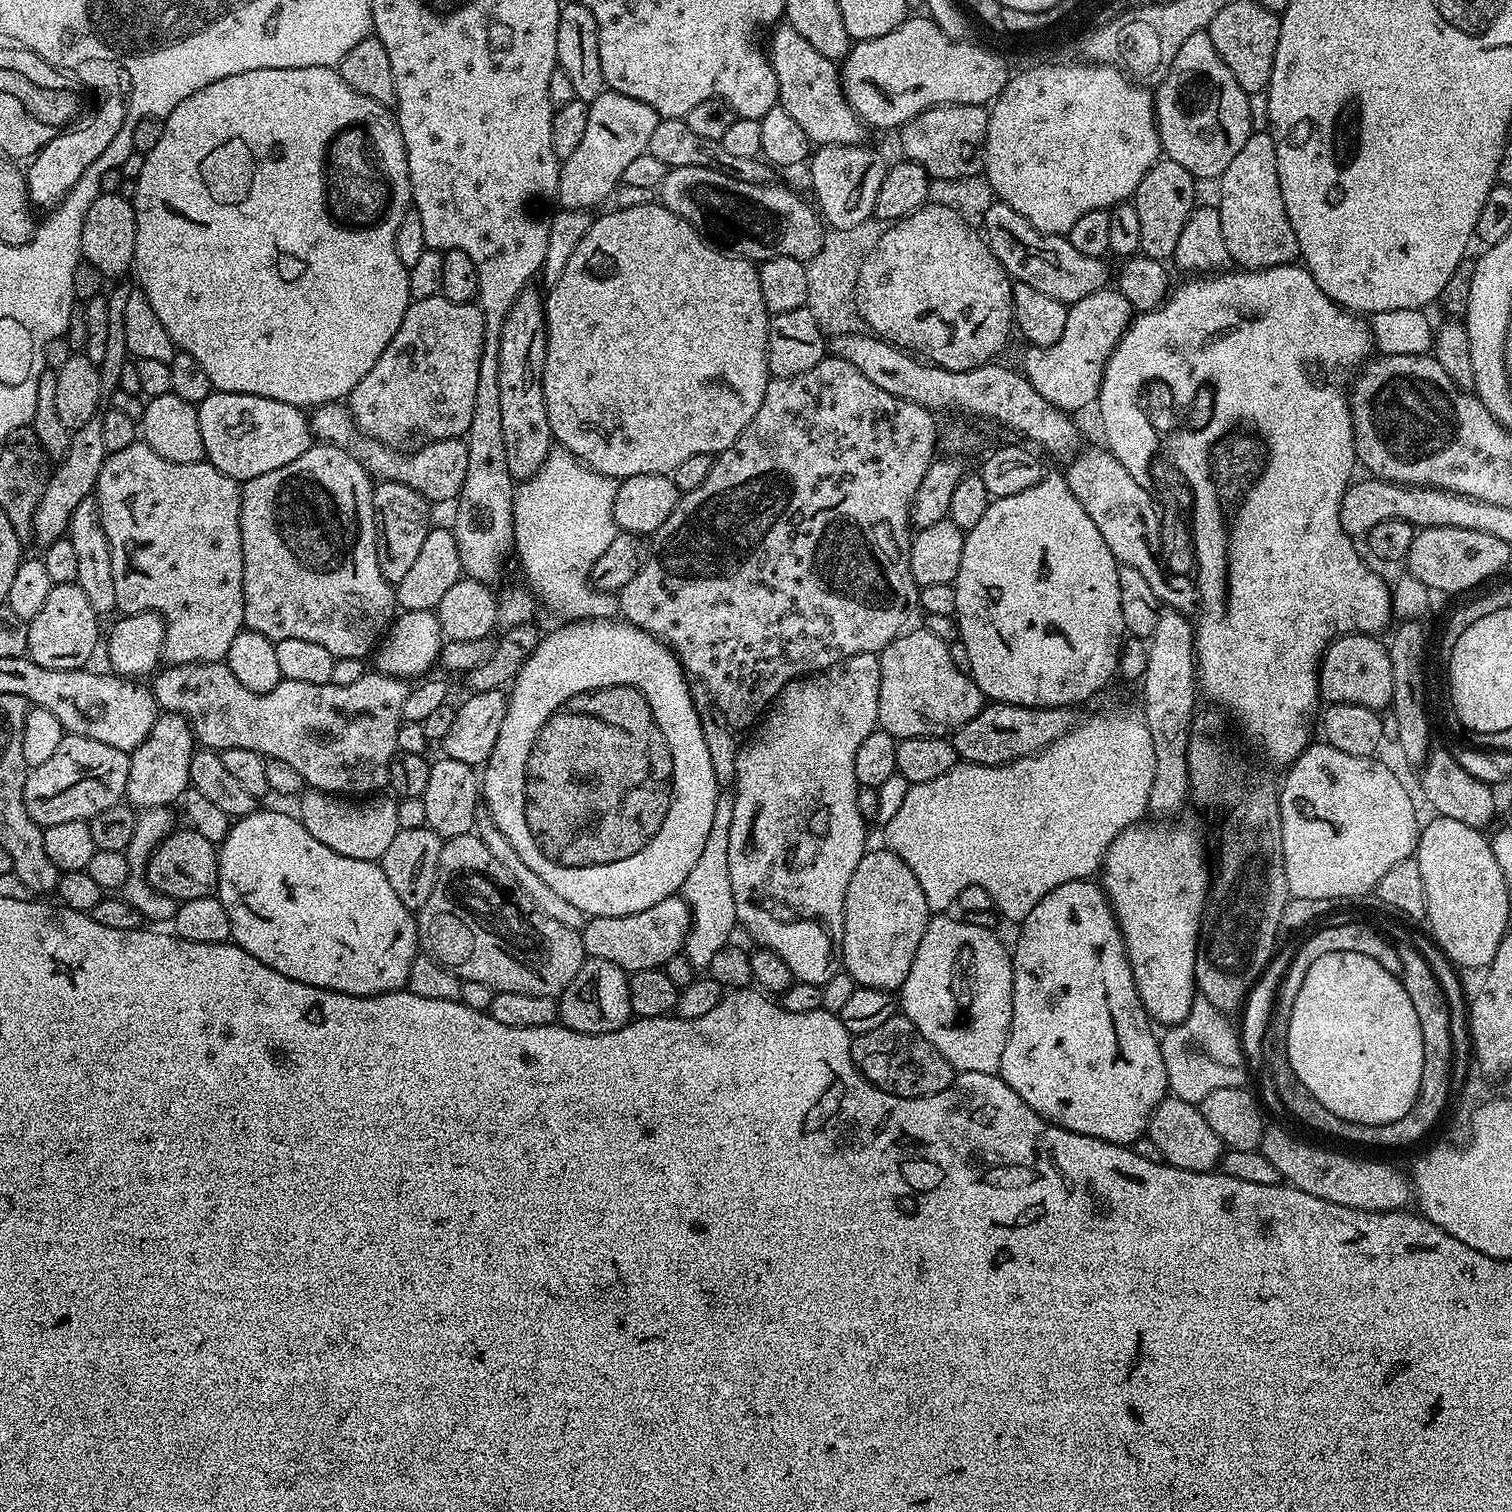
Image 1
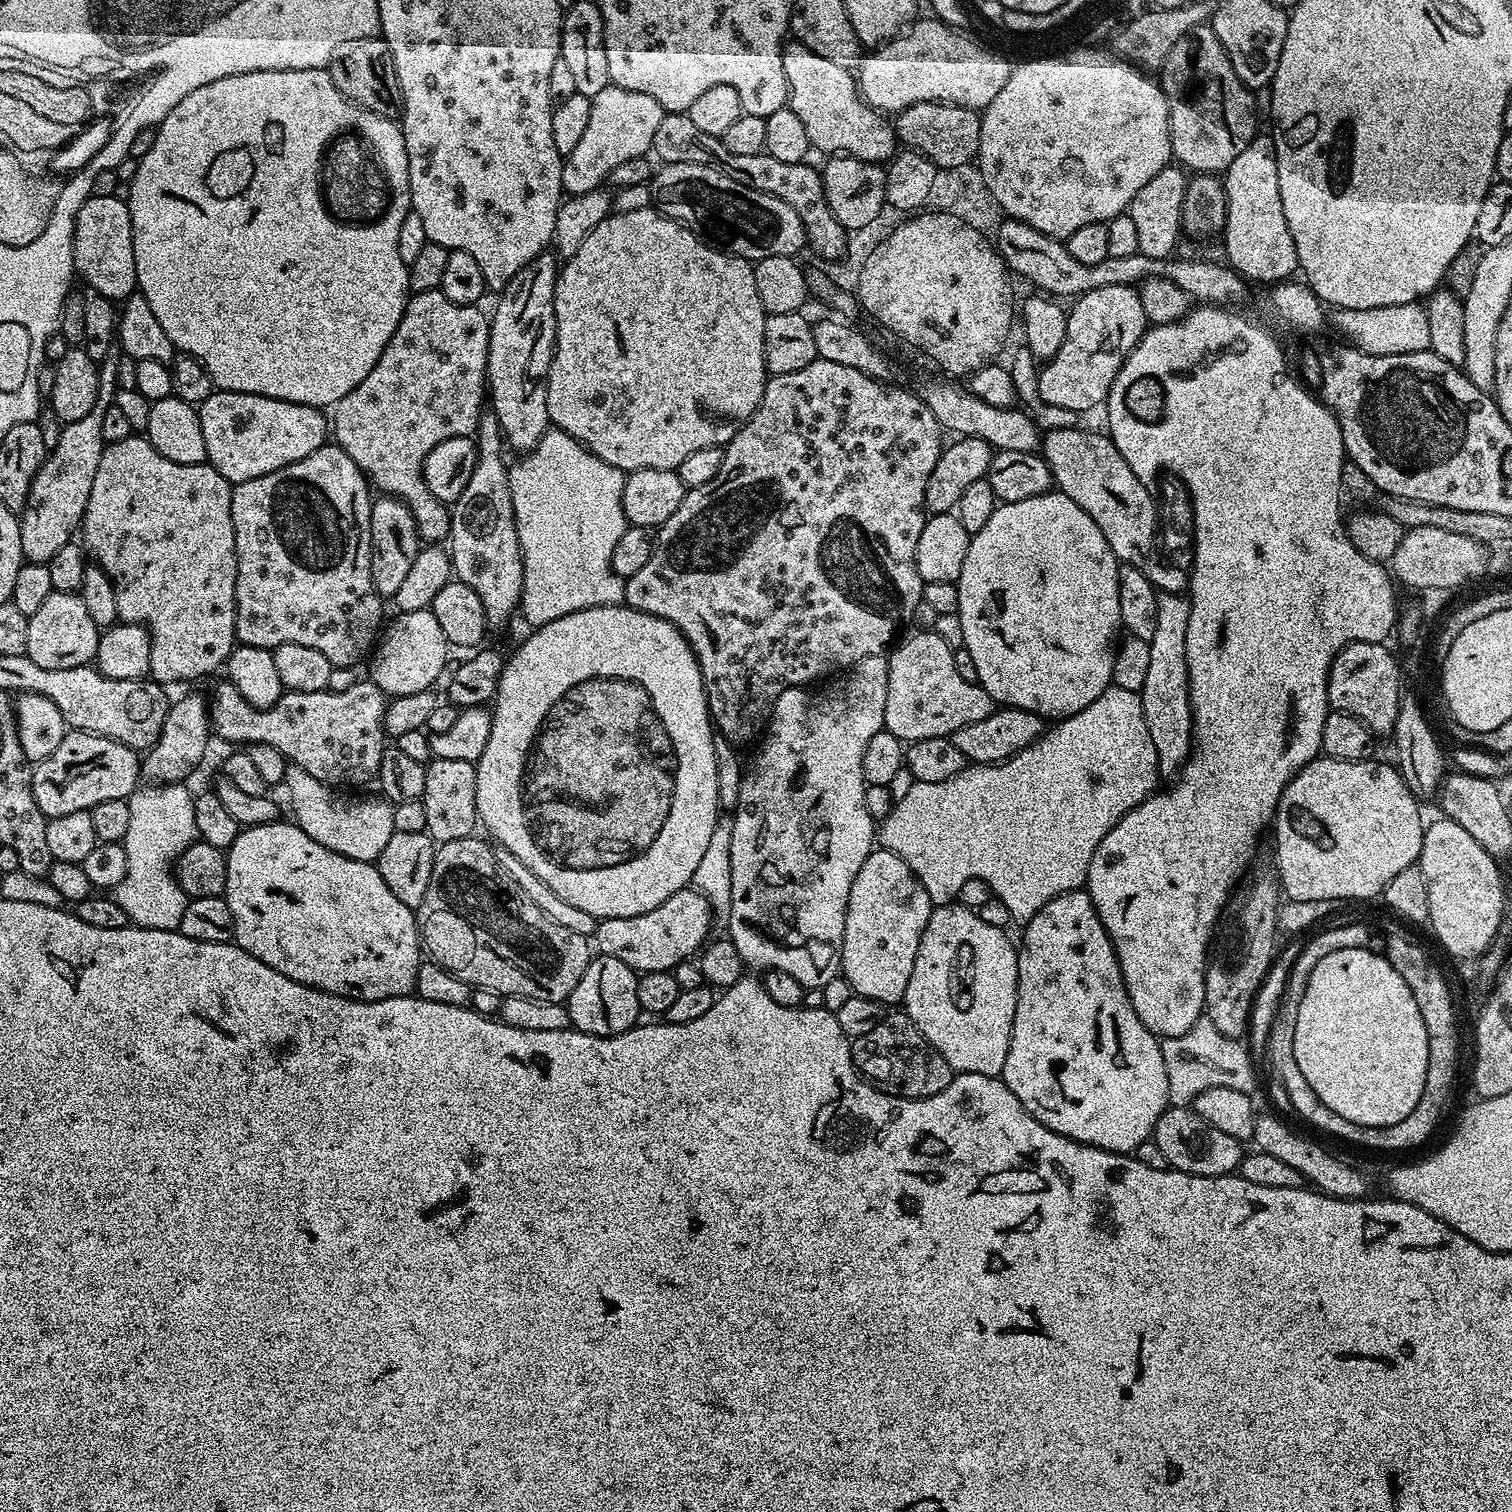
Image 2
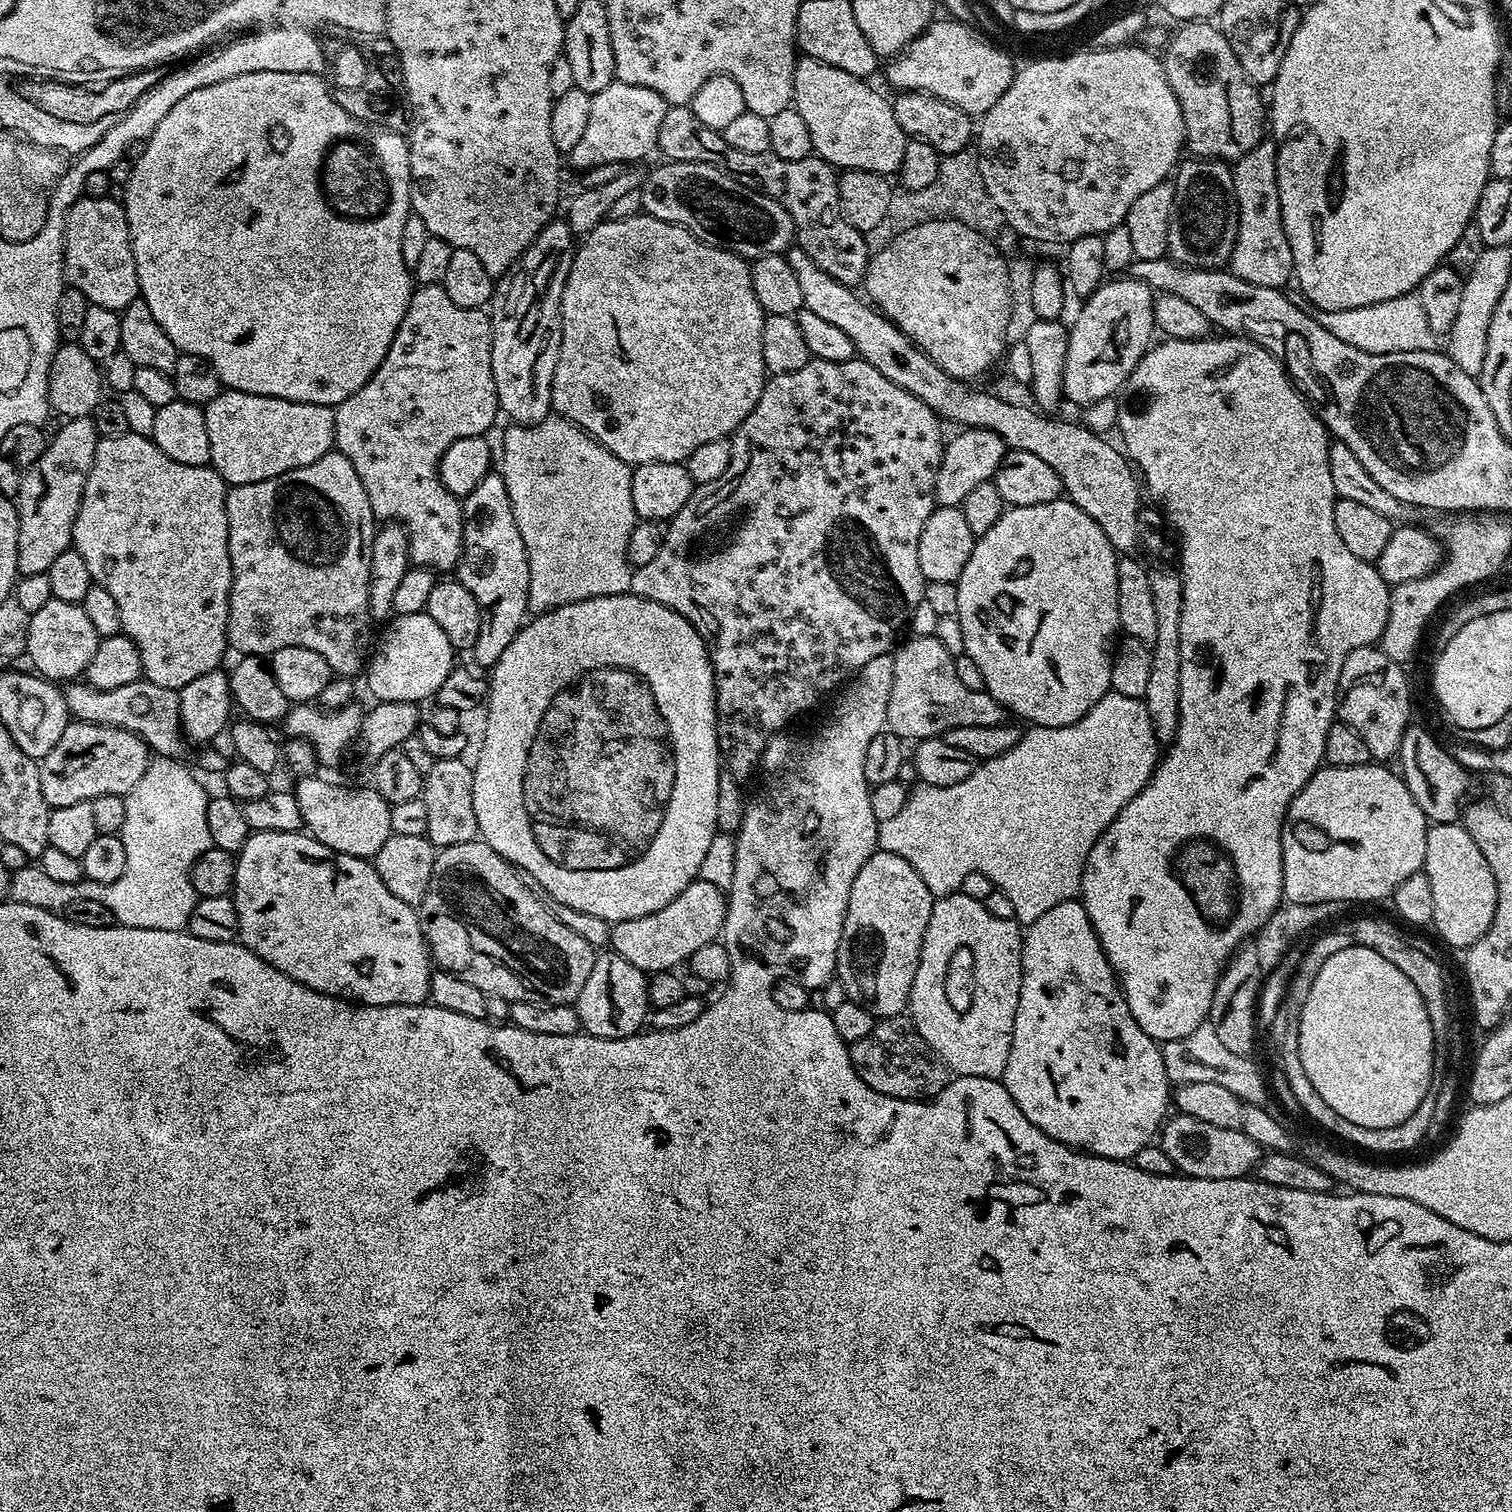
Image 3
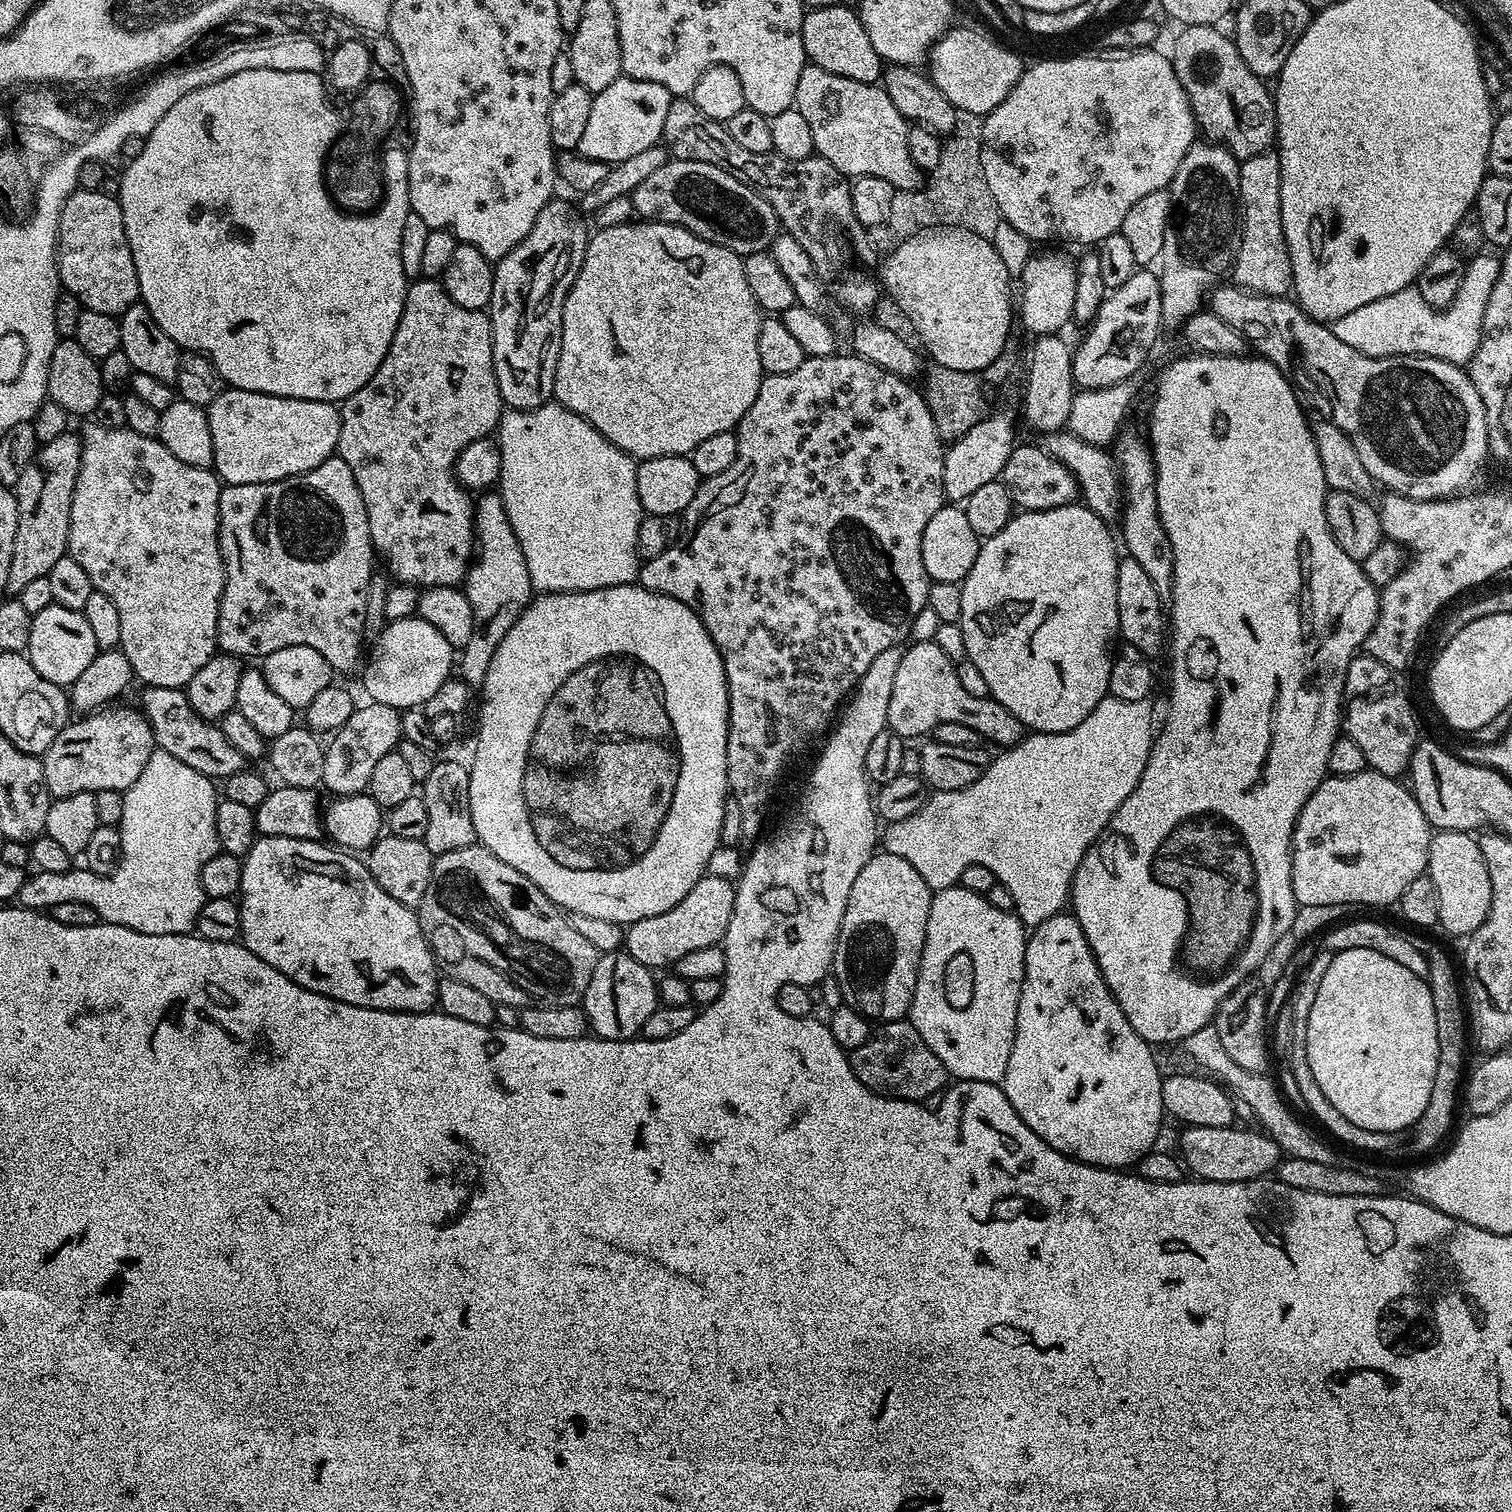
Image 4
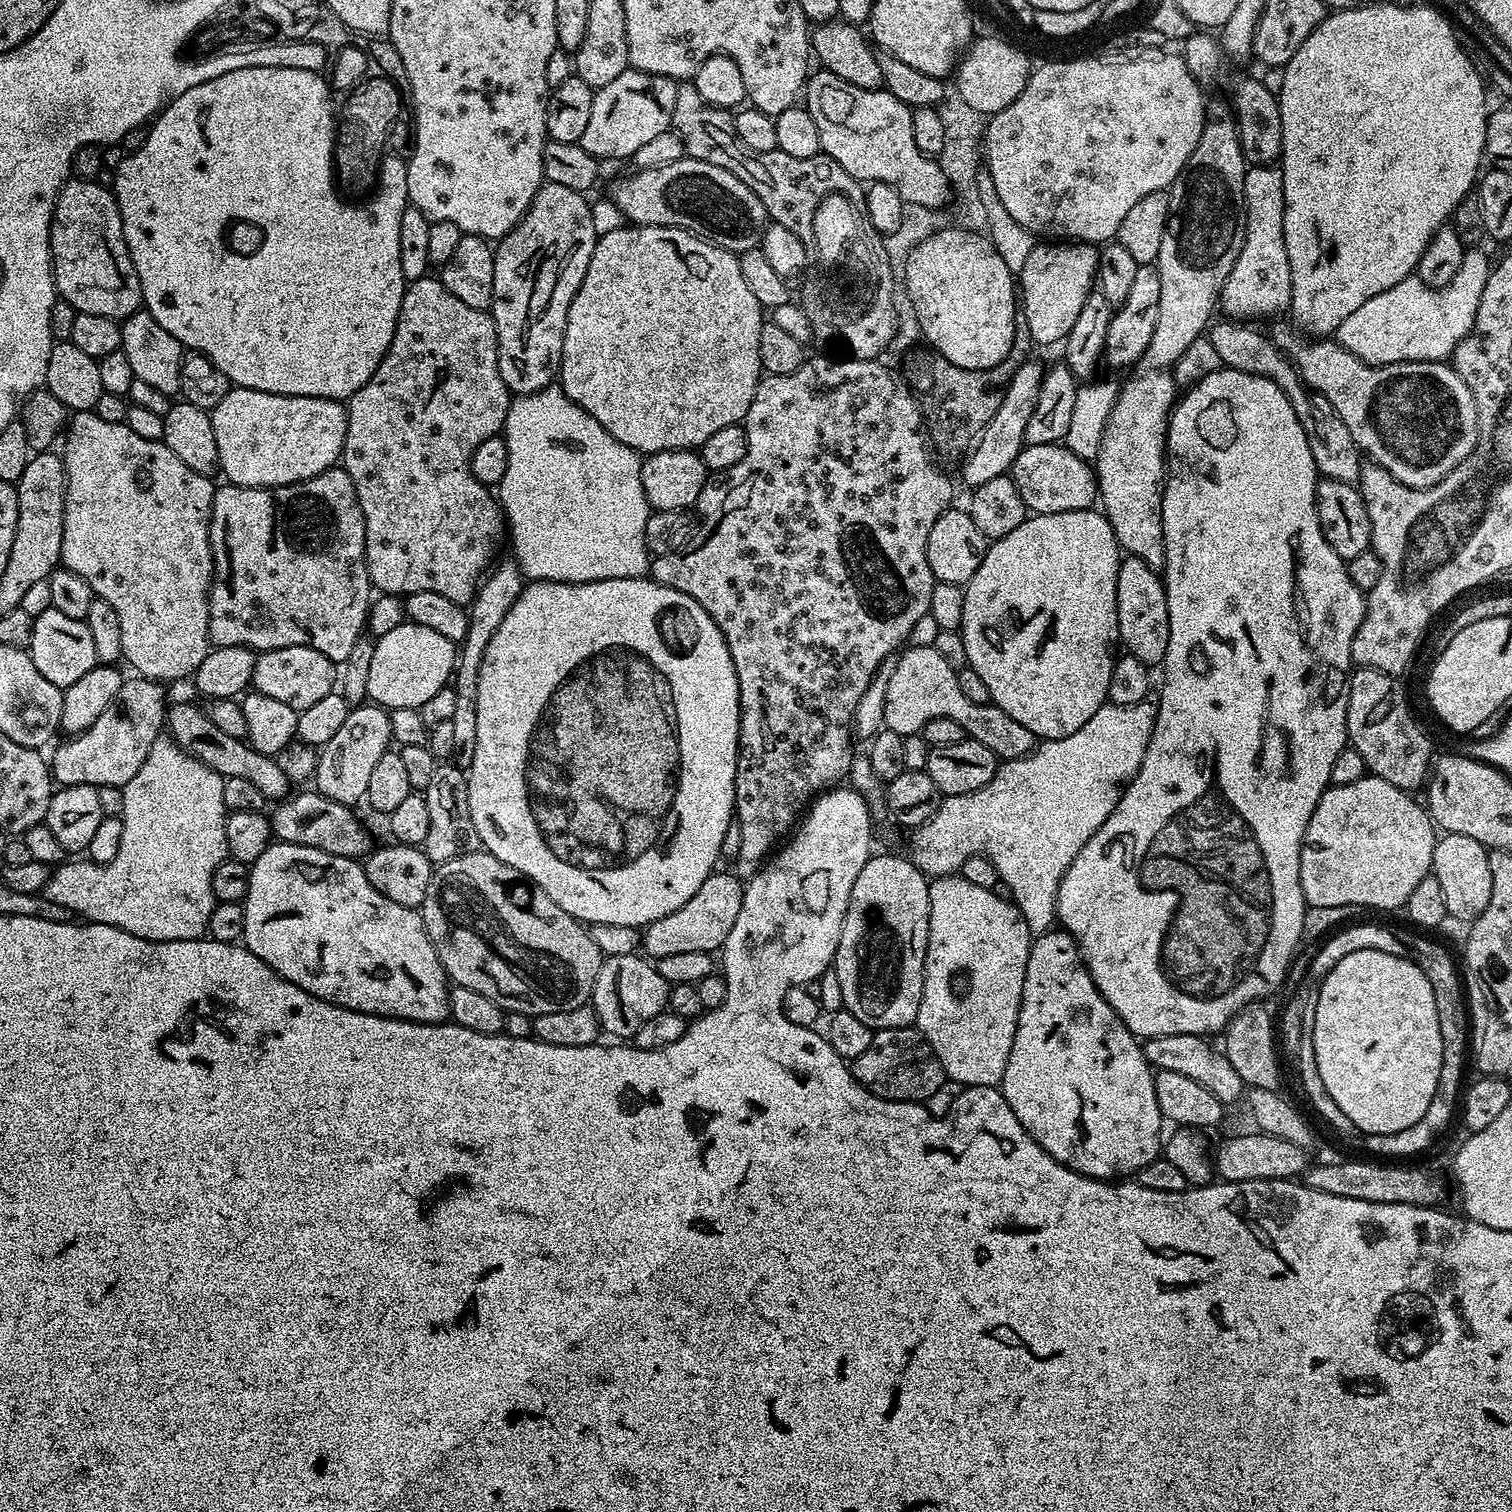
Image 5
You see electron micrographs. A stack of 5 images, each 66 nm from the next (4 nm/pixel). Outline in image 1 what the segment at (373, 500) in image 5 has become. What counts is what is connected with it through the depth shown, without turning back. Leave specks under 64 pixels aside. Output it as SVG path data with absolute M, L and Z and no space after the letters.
M441 295L412 300L402 318L402 326L398 326L398 334L394 334L394 338L390 338L390 346L386 346L386 350L382 350L382 358L378 358L378 362L374 362L374 366L370 366L370 374L366 374L366 378L362 378L362 382L358 382L358 386L354 386L354 390L346 398L346 407L352 413L352 421L363 435L380 440L389 446L401 446L400 444L406 443L411 436L416 436L419 432L428 436L424 438L429 441L454 440L463 437L470 426L470 418L474 418L474 394L478 391L478 366L480 365L480 355L483 352L484 311L480 308L479 303L459 304L450 302Z

